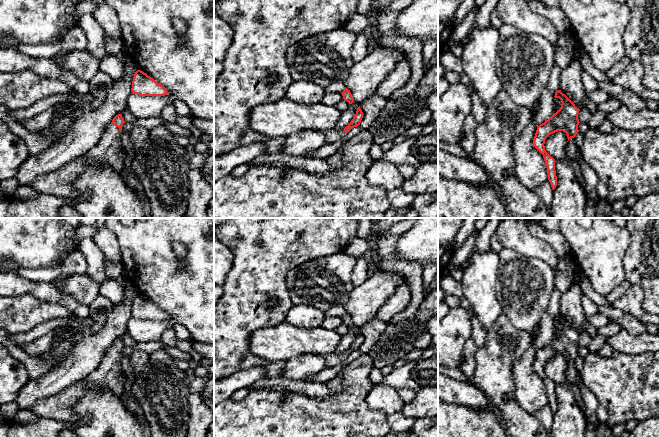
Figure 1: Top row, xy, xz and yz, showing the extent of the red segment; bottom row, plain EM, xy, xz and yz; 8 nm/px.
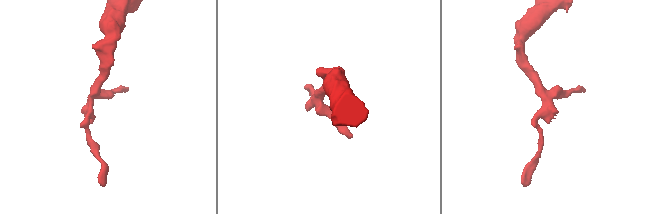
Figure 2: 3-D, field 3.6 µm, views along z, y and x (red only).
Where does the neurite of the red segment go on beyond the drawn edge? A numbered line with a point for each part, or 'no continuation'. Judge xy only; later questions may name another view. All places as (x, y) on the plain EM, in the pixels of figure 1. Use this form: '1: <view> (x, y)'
1: xy (109, 373)

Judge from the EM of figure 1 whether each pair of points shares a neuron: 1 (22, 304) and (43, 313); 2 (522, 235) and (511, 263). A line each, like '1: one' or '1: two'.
1: one
2: two

